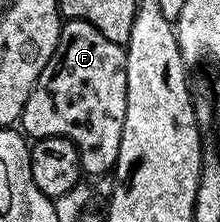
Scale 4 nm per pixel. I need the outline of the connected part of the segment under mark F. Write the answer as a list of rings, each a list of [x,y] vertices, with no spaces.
[[[67,19],[60,27],[58,48],[42,68],[42,76],[34,84],[20,113],[19,129],[29,139],[68,138],[78,148],[80,168],[85,175],[104,174],[115,167],[118,148],[122,144],[122,124],[126,120],[126,56],[127,49],[114,40],[106,40],[94,24]]]

